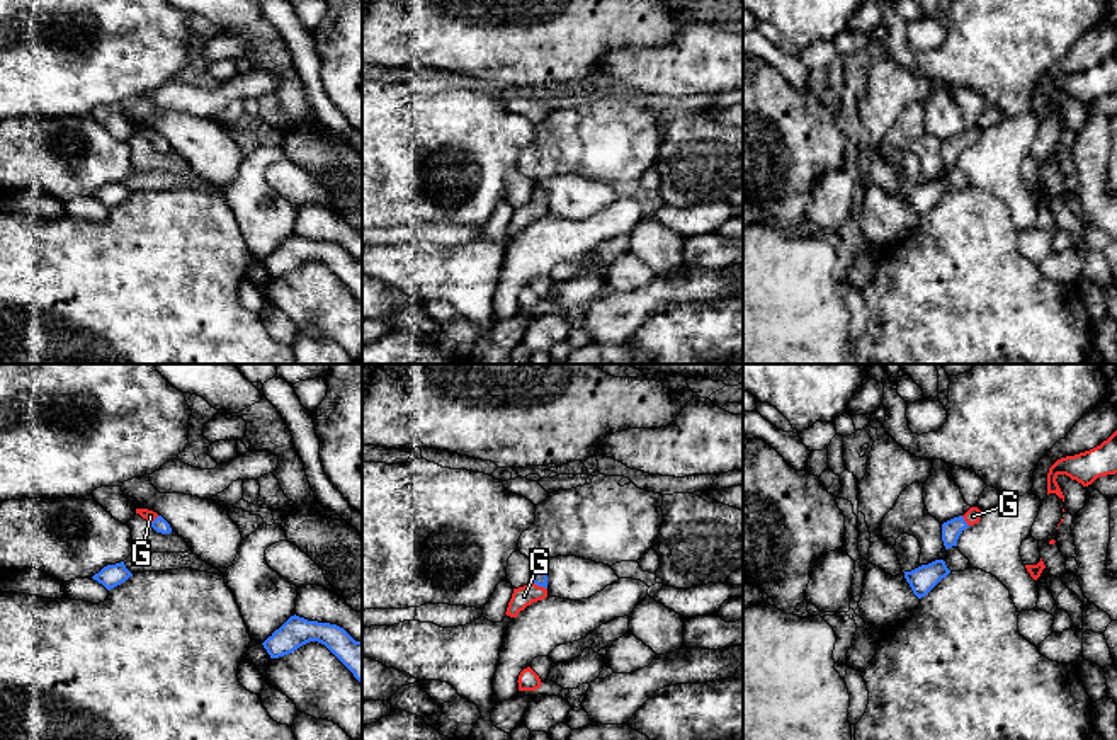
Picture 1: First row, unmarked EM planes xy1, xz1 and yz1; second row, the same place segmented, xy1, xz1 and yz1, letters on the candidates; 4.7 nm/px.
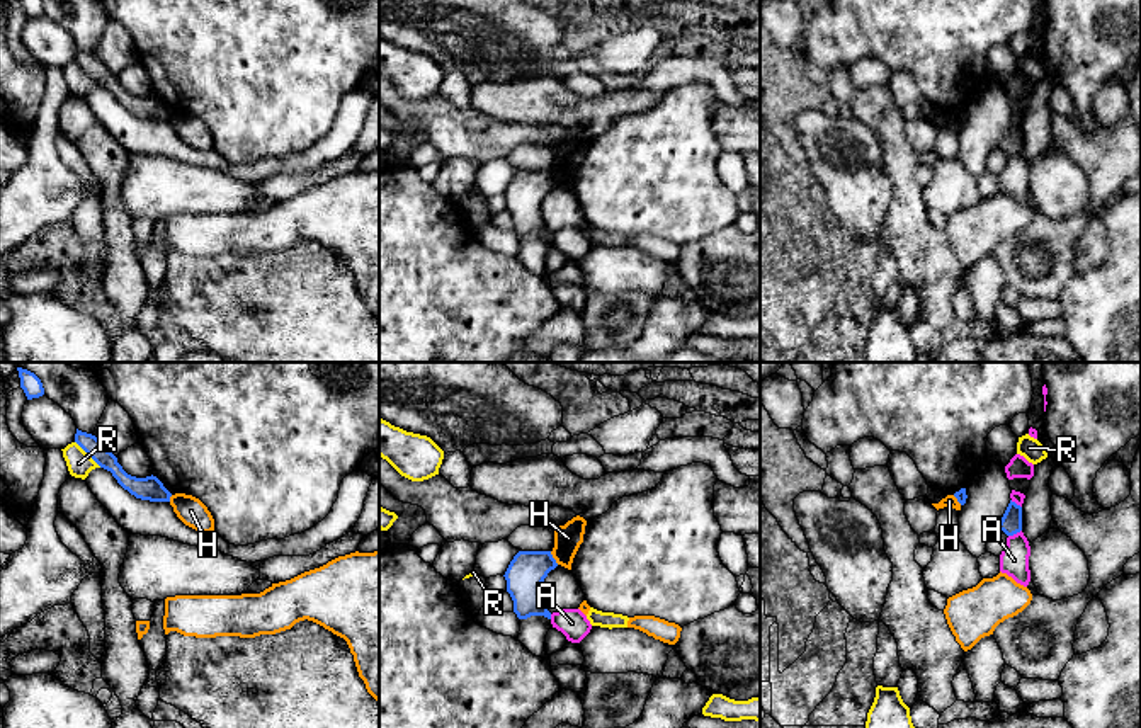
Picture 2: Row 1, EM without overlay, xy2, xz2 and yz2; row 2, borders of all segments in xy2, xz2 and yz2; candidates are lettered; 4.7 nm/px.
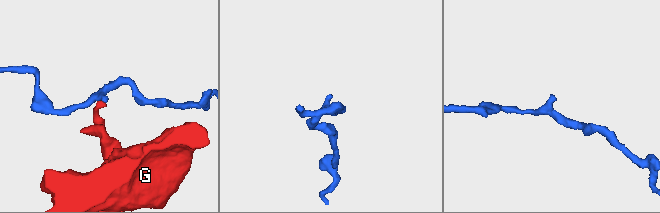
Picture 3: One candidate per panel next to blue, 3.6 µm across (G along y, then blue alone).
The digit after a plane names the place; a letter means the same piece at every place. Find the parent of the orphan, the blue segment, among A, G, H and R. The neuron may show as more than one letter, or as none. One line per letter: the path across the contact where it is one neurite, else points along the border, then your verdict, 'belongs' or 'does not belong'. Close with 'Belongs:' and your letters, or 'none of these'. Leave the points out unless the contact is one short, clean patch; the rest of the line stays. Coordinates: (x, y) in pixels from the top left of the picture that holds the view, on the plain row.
A: along yz2 (1021, 148), (1009, 155) | does not belong
G: across xz1 (538, 194), (539, 204), (524, 215) | belongs
H: along xz2 (550, 170), (558, 182) | does not belong
R: does not belong
Belongs: G

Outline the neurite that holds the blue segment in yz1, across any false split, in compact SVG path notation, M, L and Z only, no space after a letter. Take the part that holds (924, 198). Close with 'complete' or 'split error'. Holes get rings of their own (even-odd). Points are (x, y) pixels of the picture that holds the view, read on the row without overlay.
M935 179L911 191L904 191L904 197L910 202L913 213L921 218L949 192L950 189L947 187L945 180Z; complete

